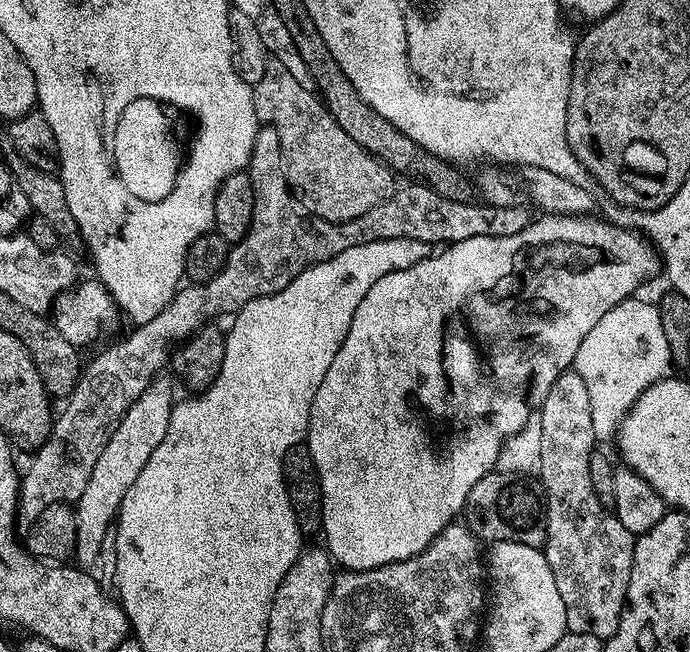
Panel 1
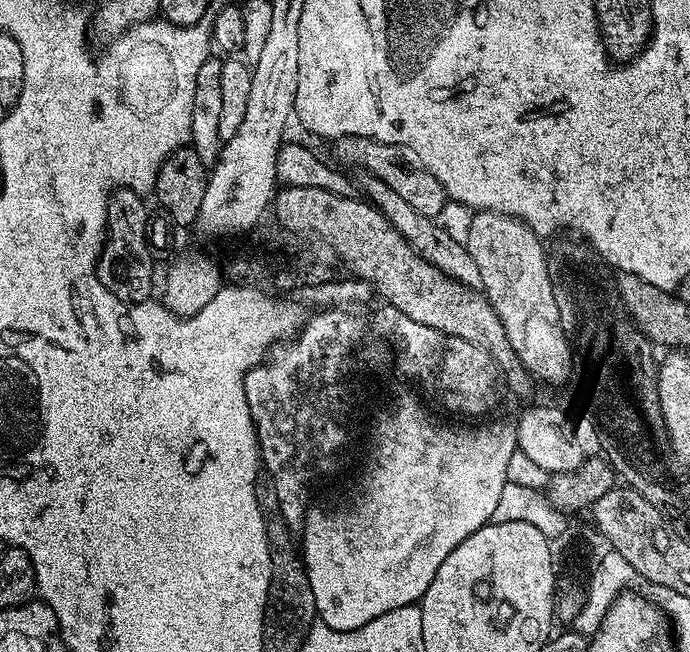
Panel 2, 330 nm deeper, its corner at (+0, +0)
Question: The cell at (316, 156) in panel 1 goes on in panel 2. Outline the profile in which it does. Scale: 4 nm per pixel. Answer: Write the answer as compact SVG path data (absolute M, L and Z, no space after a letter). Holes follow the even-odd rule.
M342 136L335 141L335 144L337 154L346 163L361 168L361 173L386 182L386 186L390 186L390 190L394 190L394 194L399 194L409 206L414 206L414 210L418 210L418 214L426 214L433 218L439 217L441 215L439 212L443 210L444 204L449 203L442 182L438 182L438 178L434 178L434 174L430 174L430 170L426 170L426 166L422 166L422 158L418 158L418 154L414 154L414 150L410 150L406 146L378 142L361 136Z

